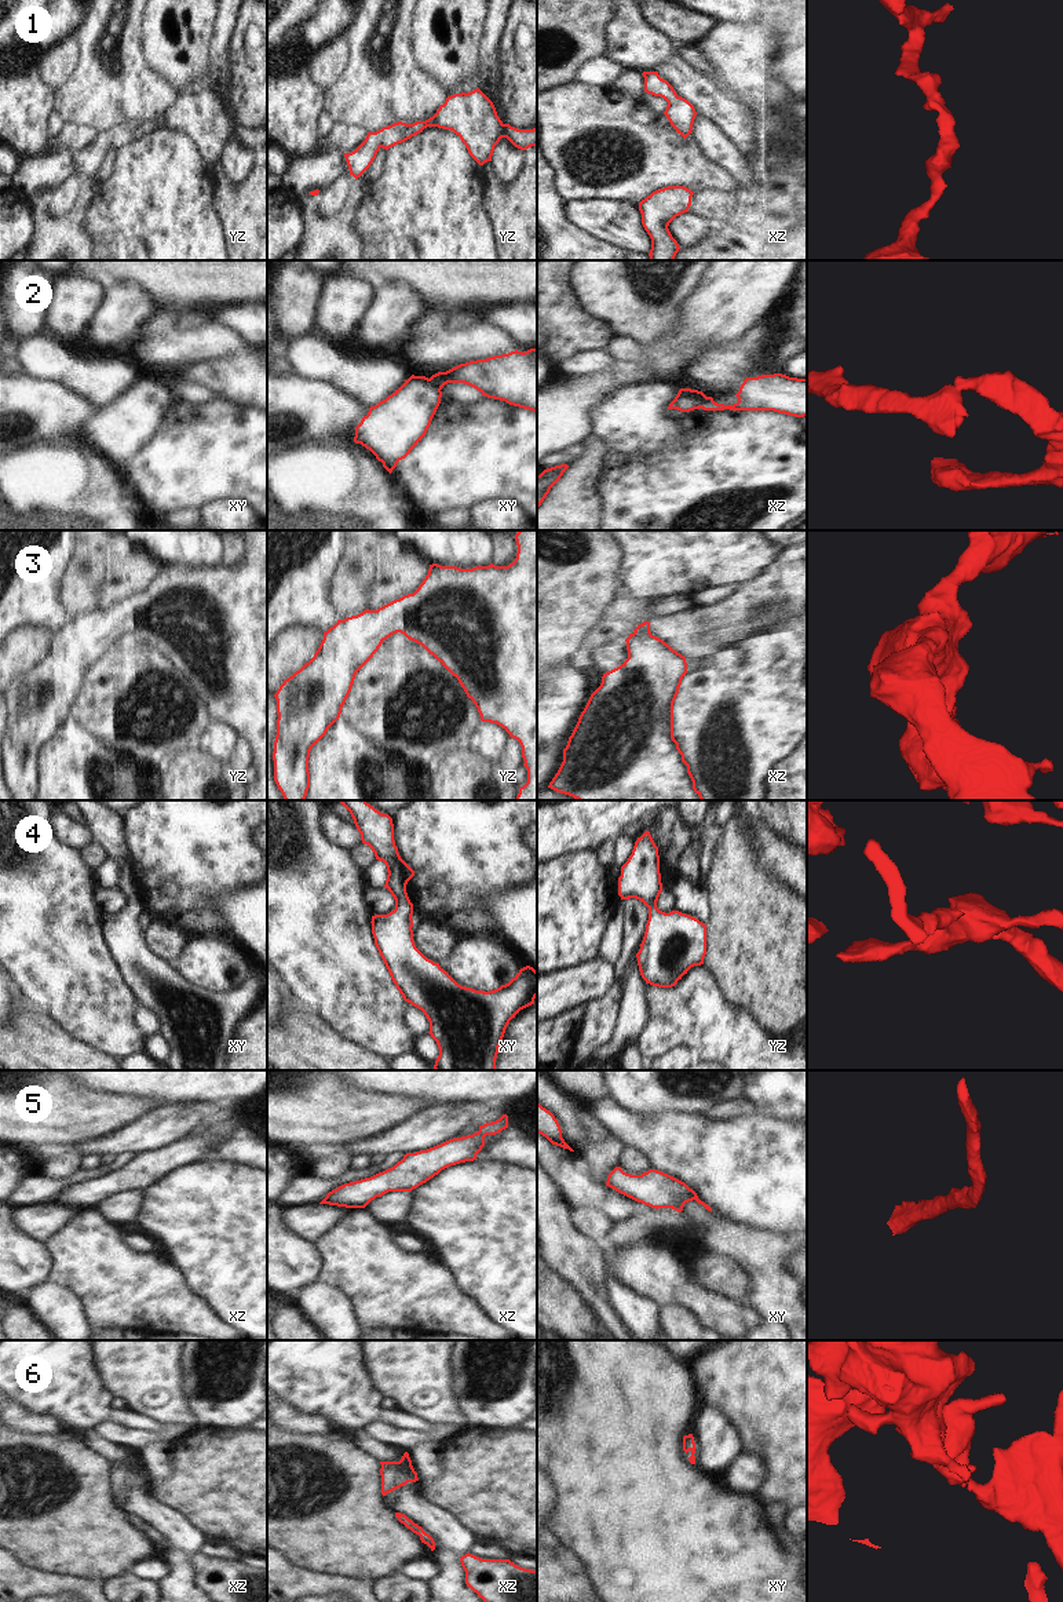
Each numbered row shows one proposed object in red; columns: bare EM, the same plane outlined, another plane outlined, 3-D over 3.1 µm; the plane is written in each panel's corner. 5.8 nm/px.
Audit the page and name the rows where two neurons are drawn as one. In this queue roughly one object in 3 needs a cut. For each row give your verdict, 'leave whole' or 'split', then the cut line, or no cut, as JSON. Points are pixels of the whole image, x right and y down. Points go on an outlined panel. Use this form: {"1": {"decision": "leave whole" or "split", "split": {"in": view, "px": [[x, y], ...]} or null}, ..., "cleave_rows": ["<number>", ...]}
{"1": {"decision": "leave whole", "split": null}, "2": {"decision": "split", "split": {"in": "xy", "px": [[428, 379], [439, 390]]}}, "3": {"decision": "leave whole", "split": null}, "4": {"decision": "leave whole", "split": null}, "5": {"decision": "leave whole", "split": null}, "6": {"decision": "leave whole", "split": null}, "cleave_rows": ["2"]}

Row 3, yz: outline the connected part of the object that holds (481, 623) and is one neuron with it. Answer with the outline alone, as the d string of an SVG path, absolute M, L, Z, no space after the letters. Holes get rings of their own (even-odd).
M519 530L515 534L518 552L516 558L508 566L475 566L472 569L460 569L457 566L441 566L438 563L430 565L428 574L413 594L403 595L377 610L364 610L357 616L337 620L337 623L324 632L324 639L315 652L314 657L306 663L299 671L284 680L277 693L277 736L274 741L274 781L281 791L285 800L304 800L310 788L308 758L311 748L326 734L328 729L340 718L341 708L351 691L357 672L373 657L381 643L391 635L401 632L408 639L421 645L430 654L432 654L464 689L468 698L472 700L482 722L490 722L501 726L509 737L519 741L522 747L523 766L527 769L527 782L519 788L515 800L537 800L537 530Z

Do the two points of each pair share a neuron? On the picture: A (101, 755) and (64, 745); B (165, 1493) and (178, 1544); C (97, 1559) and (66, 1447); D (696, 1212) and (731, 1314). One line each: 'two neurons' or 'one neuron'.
A: one neuron
B: two neurons
C: one neuron
D: two neurons

